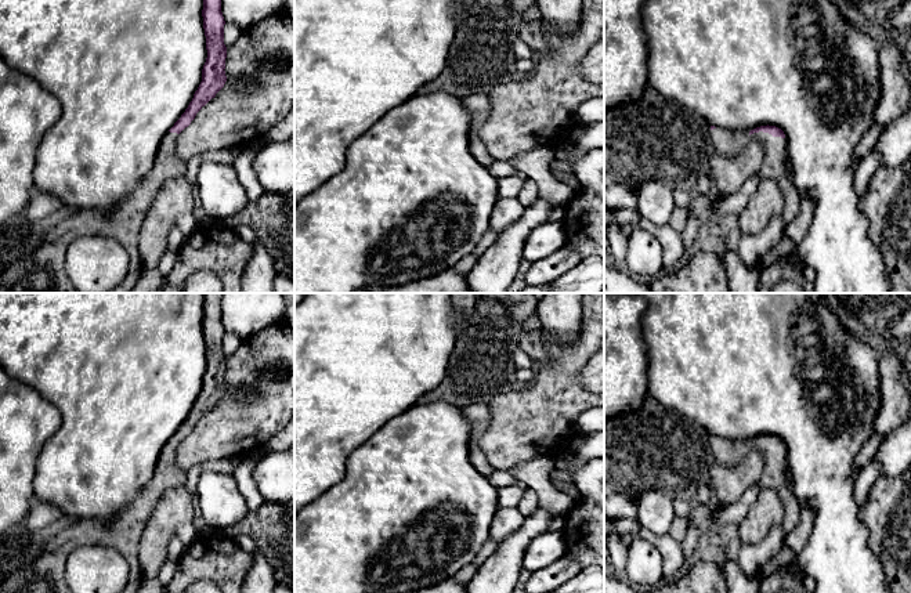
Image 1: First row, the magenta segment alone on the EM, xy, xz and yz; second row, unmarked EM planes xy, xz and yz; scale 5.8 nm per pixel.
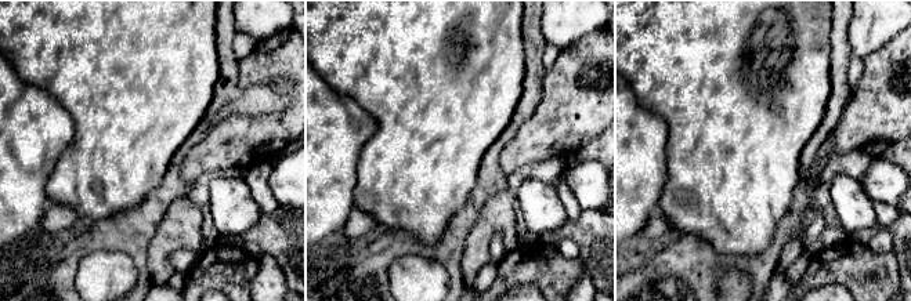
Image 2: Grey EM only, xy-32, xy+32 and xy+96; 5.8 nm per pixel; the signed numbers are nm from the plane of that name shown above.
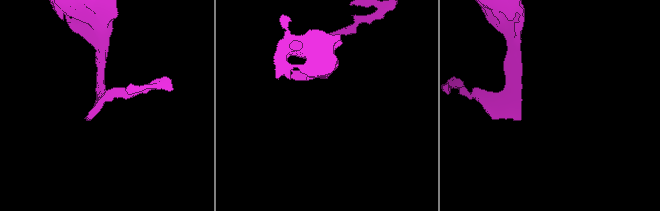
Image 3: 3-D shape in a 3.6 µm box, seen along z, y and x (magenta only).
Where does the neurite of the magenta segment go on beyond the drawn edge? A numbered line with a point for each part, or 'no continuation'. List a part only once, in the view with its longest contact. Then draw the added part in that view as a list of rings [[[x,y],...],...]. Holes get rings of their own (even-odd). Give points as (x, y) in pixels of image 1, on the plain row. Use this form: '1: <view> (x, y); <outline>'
1: yz (773, 476); [[[769,442],[751,444],[759,449],[764,458],[764,469],[758,480],[758,487],[776,489],[784,507],[782,528],[784,532],[792,532],[800,520],[800,506],[791,489],[787,487],[785,459],[787,449],[773,446]]]

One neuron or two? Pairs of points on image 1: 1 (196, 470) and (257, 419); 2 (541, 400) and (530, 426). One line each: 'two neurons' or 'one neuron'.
1: two neurons
2: one neuron

